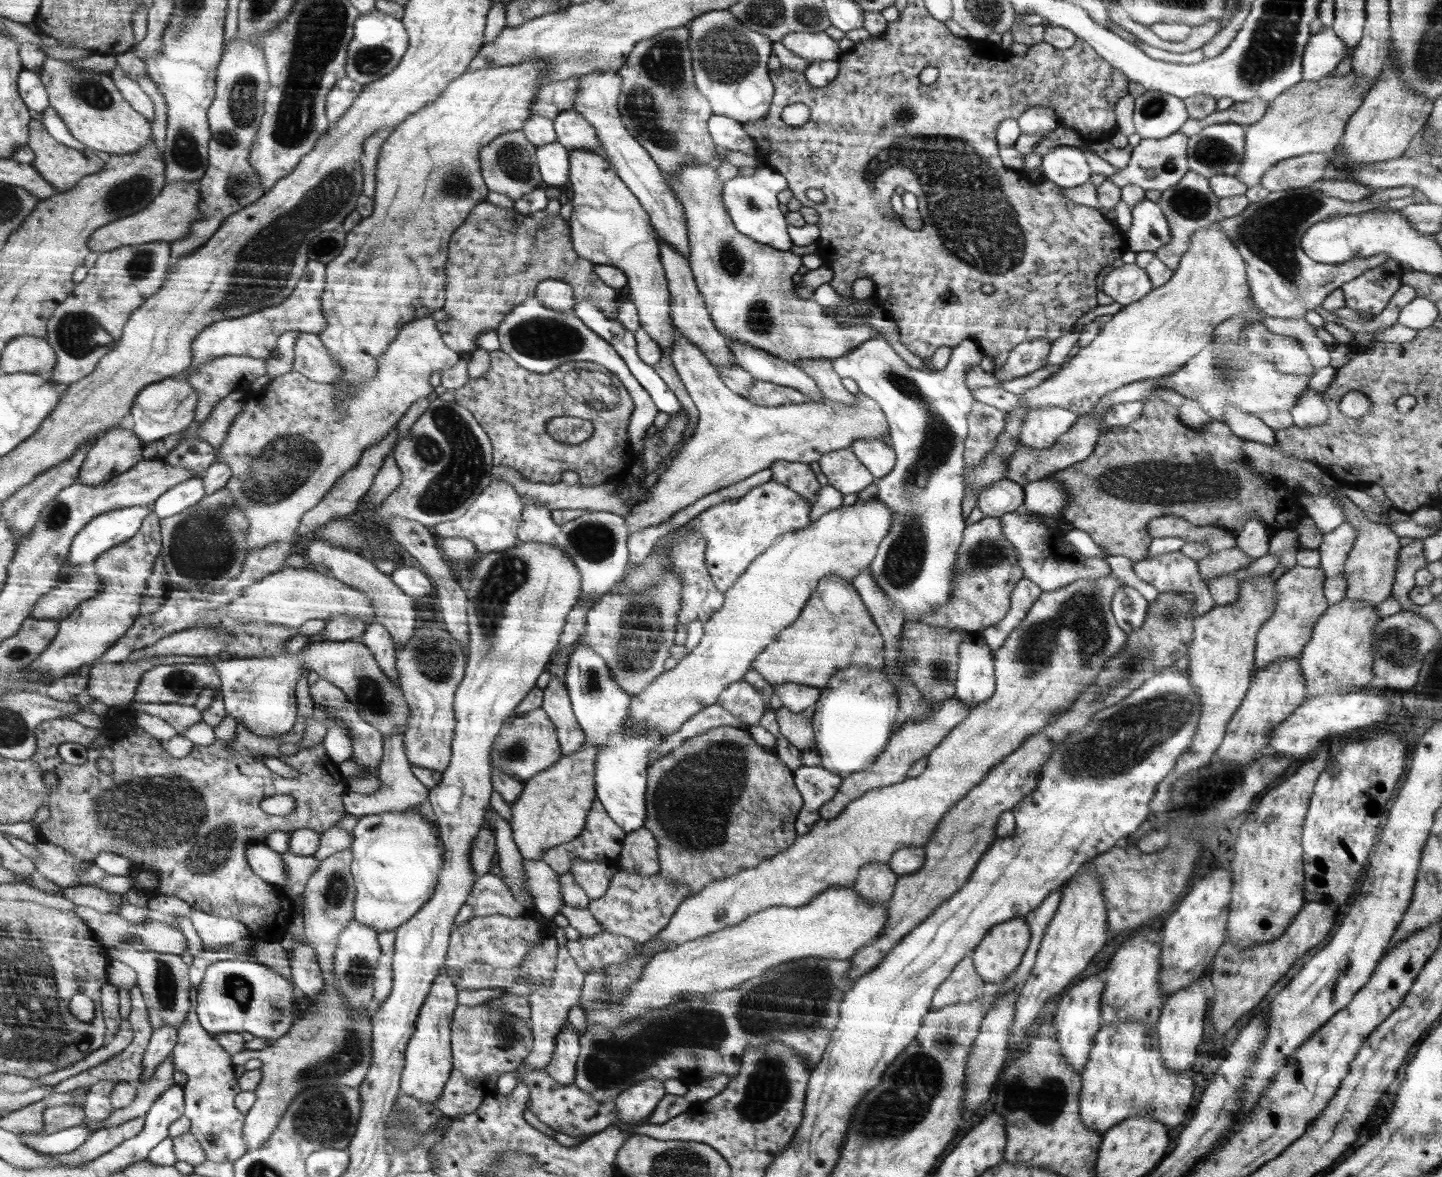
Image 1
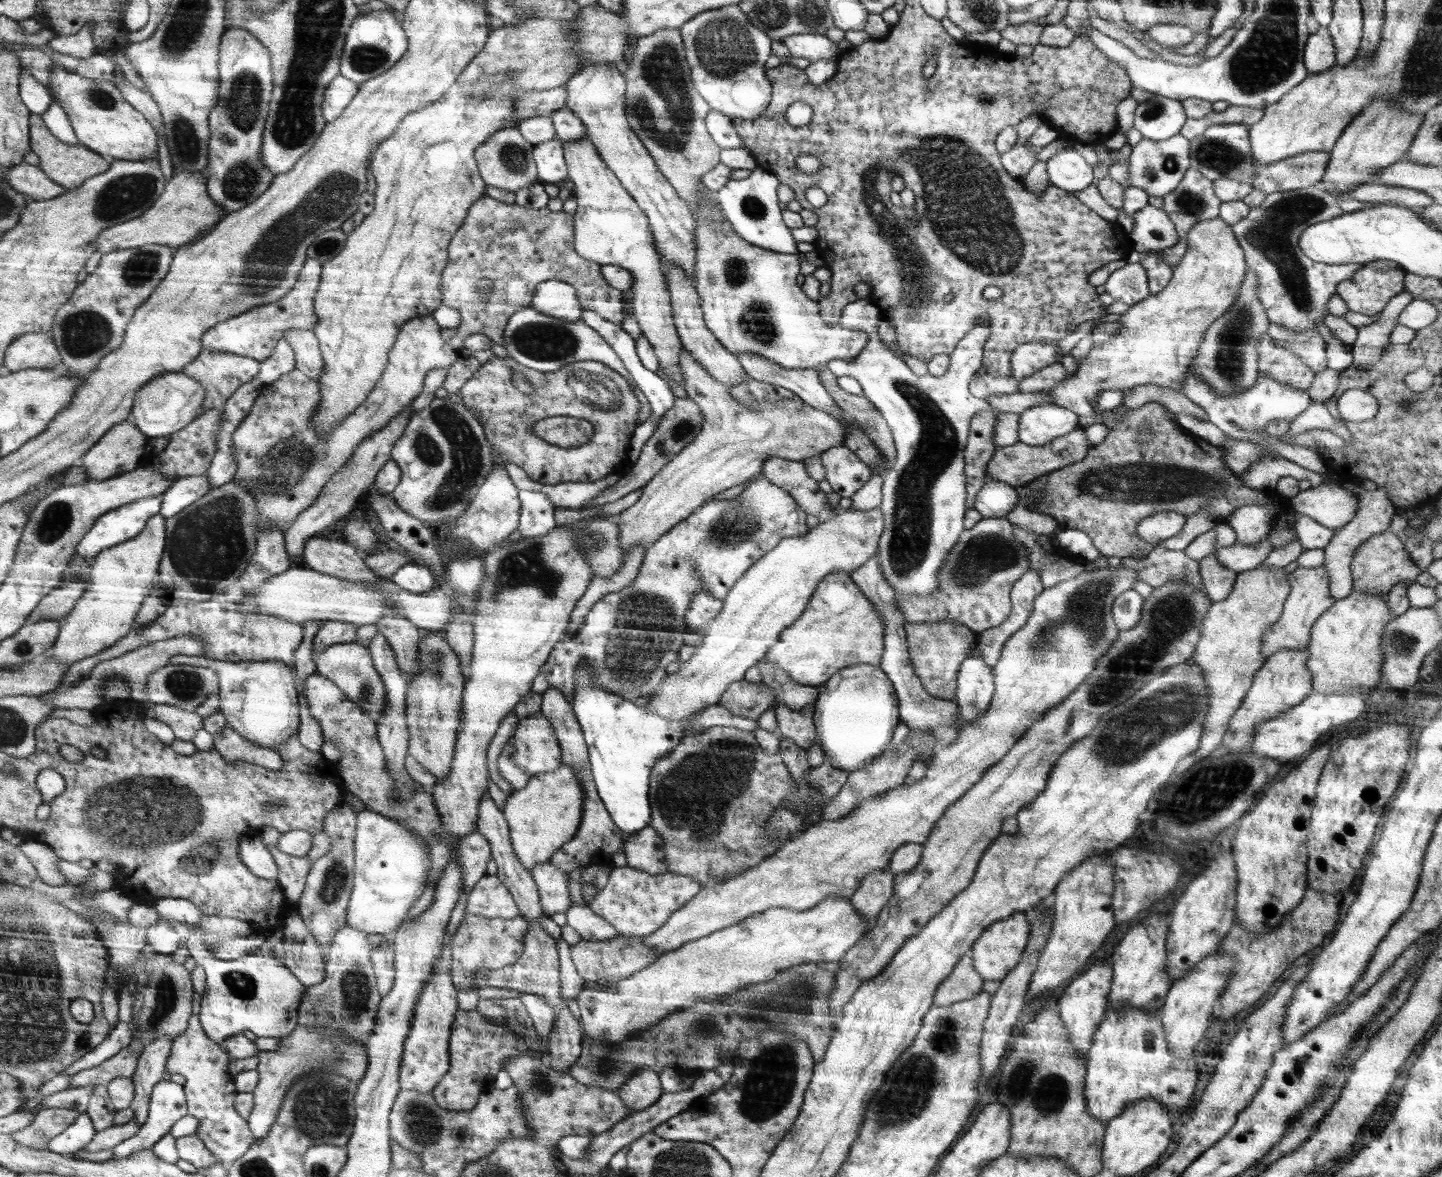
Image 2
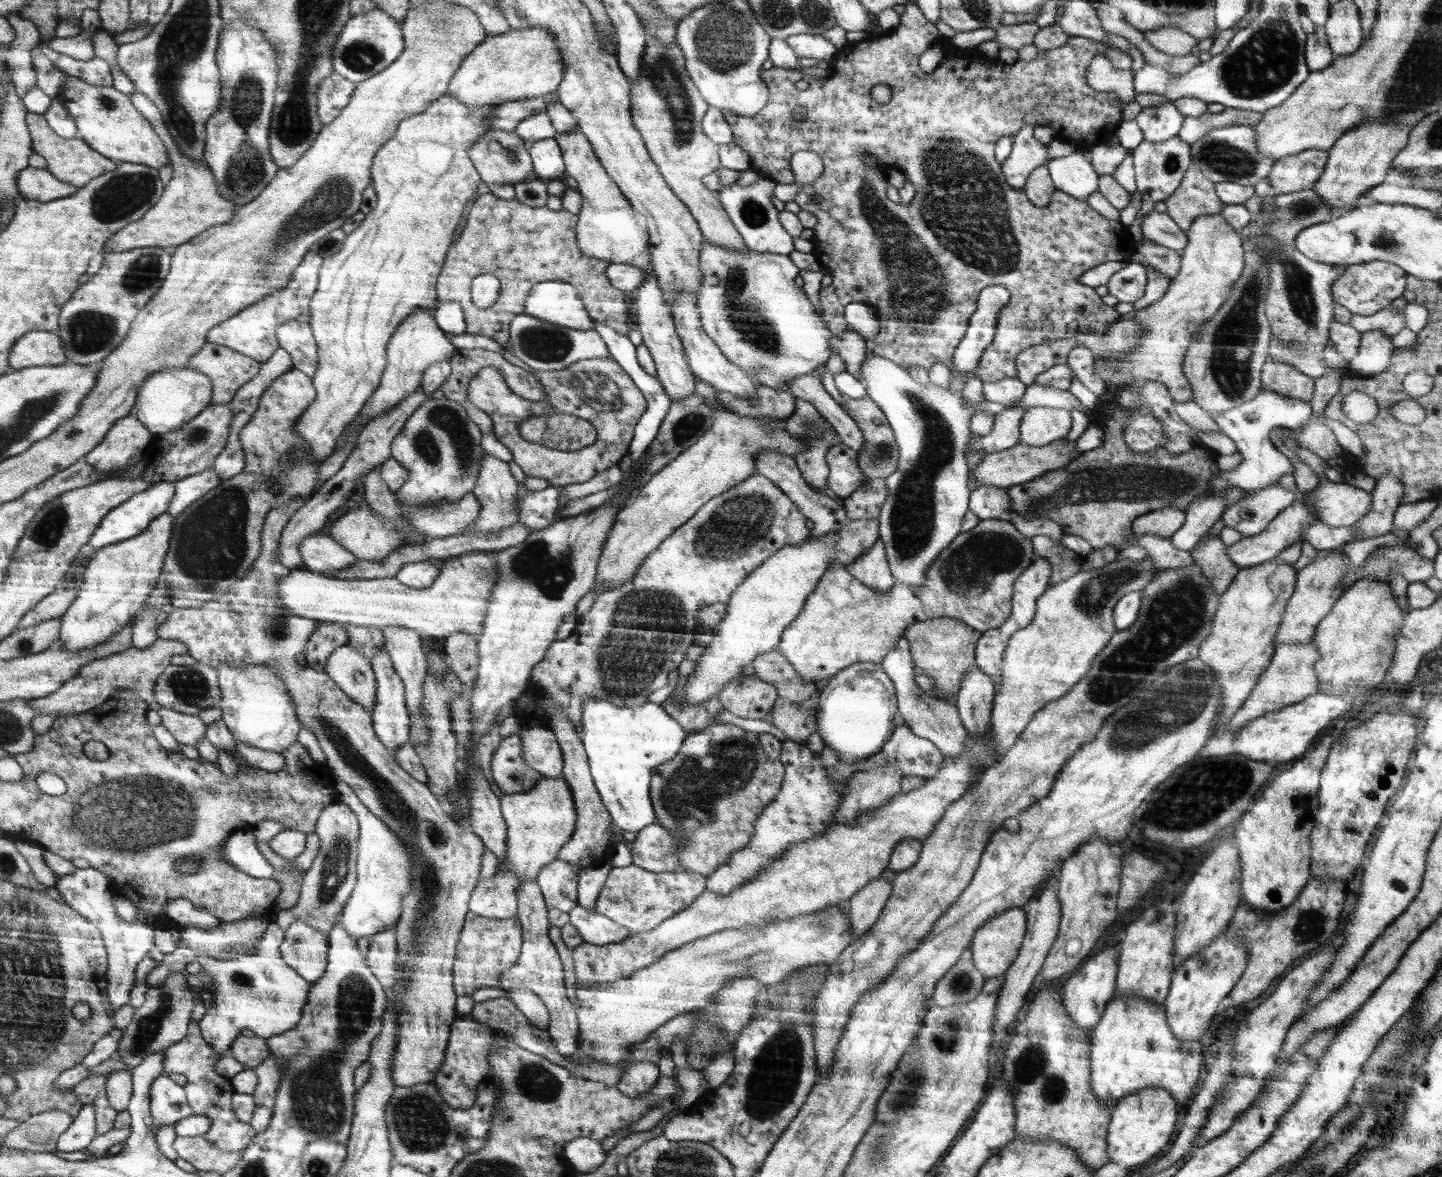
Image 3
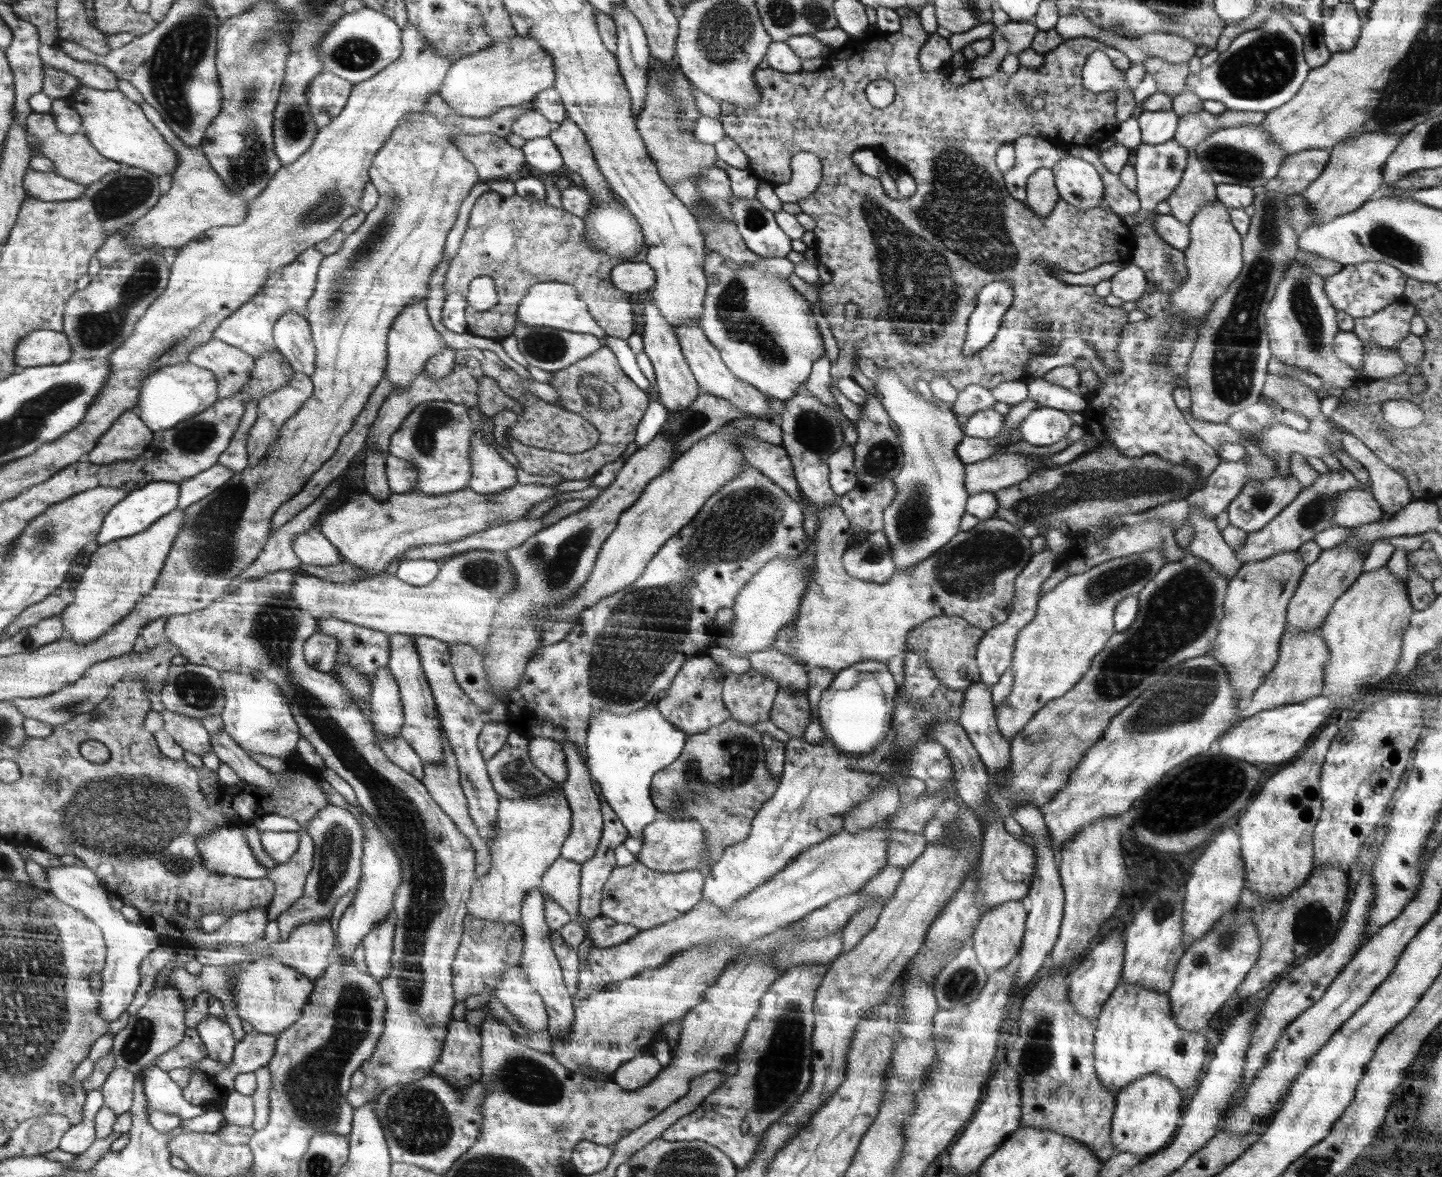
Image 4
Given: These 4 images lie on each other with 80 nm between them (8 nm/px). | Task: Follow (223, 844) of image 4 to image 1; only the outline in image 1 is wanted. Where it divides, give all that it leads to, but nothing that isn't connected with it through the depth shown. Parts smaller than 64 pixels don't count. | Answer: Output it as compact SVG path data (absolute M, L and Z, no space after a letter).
M265 842L249 846L247 861L251 869L265 881L278 888L285 886L287 881L286 865L284 865L280 854L269 848Z

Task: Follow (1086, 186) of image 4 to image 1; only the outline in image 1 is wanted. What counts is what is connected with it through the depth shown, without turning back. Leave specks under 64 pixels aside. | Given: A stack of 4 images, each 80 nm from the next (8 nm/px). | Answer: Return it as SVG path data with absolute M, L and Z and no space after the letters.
M1057 146L1042 156L1044 177L1064 188L1074 188L1089 181L1092 174L1085 146Z

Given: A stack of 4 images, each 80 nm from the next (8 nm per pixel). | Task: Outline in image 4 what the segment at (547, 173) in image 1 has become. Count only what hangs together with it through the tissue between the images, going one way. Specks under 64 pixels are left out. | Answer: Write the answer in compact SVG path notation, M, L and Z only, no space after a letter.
M550 137L527 140L523 145L528 168L540 173L551 173L563 164L563 156Z

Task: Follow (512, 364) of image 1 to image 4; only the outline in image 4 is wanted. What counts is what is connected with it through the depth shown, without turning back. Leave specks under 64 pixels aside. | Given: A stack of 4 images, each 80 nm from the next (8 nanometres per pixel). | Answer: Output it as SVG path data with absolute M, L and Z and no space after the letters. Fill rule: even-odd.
M606 344L595 354L571 364L569 368L552 373L552 379L548 384L558 391L559 399L556 405L582 415L599 429L599 443L588 451L564 454L527 446L512 438L506 431L510 450L518 458L520 468L530 474L543 476L560 474L565 480L584 480L593 477L605 464L614 462L628 448L628 444L636 436L640 419L649 407L648 396L644 394L644 390L623 372L615 352L612 352ZM482 377L478 385L478 400L480 412L491 418L504 410L515 412L518 416L523 413L522 401L508 396L492 377Z

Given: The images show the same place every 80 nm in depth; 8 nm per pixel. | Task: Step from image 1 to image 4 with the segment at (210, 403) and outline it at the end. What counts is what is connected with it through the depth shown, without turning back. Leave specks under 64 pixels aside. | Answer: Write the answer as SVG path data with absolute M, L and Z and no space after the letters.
M212 338L191 352L190 362L214 374L219 382L220 399L223 399L232 397L250 382L255 358L227 342Z

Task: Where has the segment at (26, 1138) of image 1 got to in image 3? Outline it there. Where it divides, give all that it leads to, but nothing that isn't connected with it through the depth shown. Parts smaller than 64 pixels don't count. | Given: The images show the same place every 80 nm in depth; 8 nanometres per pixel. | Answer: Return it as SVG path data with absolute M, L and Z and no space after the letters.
M88 1103L79 1110L72 1124L60 1135L56 1149L60 1152L84 1150L96 1135L95 1110L93 1104Z

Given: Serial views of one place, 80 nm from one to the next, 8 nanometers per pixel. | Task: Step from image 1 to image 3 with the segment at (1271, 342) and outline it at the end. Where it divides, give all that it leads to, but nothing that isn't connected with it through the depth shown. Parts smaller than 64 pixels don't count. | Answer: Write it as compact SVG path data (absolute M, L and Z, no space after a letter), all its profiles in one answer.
M1268 352L1260 378L1261 388L1269 388L1290 398L1299 398L1304 402L1310 402L1311 405L1315 387L1314 379L1302 375L1298 369L1294 369L1287 362L1273 360Z

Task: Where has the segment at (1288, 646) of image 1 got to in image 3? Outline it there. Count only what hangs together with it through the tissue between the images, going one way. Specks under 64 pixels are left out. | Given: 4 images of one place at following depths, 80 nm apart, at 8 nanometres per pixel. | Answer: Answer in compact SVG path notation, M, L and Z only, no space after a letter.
M1330 550L1324 558L1315 560L1297 571L1295 589L1287 602L1281 623L1278 627L1274 642L1275 646L1280 643L1306 644L1313 640L1316 627L1320 621L1330 612L1333 604L1341 597L1343 588L1339 585L1345 570L1350 568L1357 572L1356 566L1350 563L1344 555Z

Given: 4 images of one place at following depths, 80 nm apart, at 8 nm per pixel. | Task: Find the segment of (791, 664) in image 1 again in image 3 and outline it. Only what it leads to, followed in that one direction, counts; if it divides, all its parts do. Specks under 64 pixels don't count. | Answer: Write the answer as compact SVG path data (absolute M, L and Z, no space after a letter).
M1001 517L981 520L974 528L961 532L931 564L926 586L913 587L895 582L890 591L883 593L863 584L844 565L832 563L806 600L801 614L783 632L776 649L790 661L802 679L818 682L828 681L843 668L856 663L880 663L914 623L950 618L964 621L977 631L990 631L1011 615L1015 580L1030 566L1034 557L1031 539L1022 535L1010 520Z

